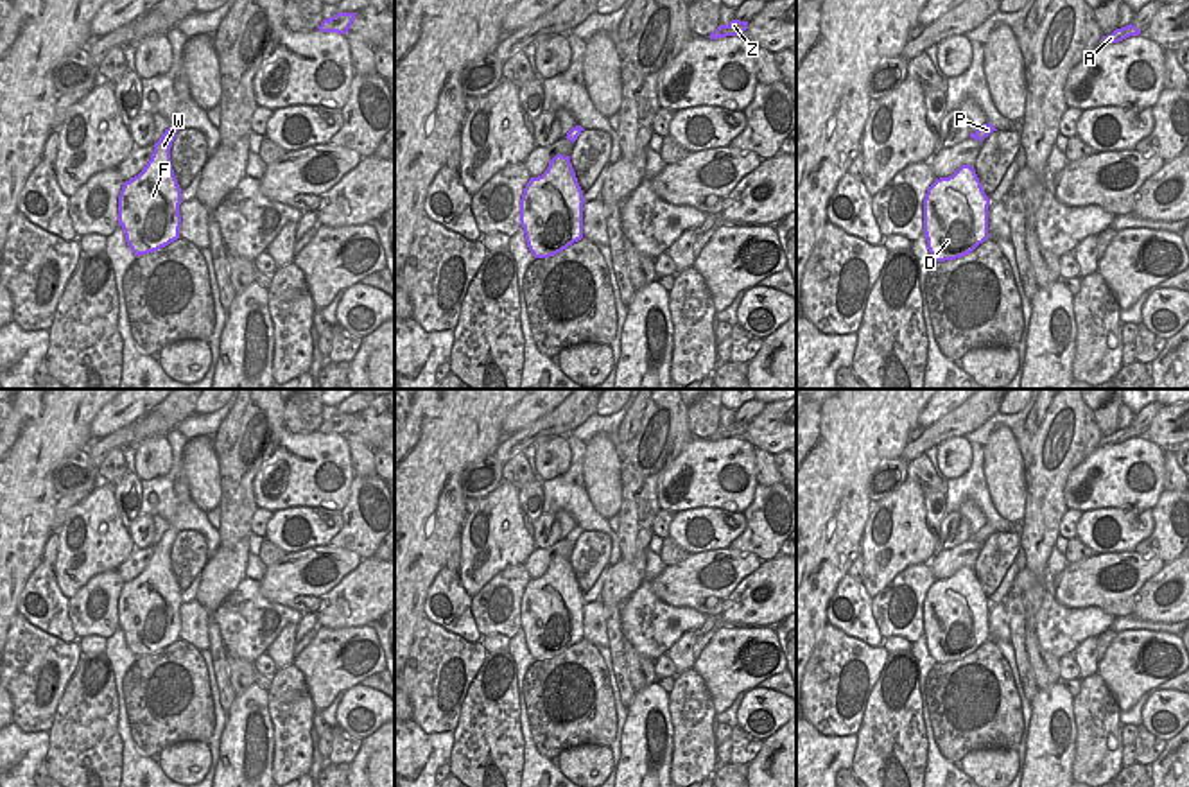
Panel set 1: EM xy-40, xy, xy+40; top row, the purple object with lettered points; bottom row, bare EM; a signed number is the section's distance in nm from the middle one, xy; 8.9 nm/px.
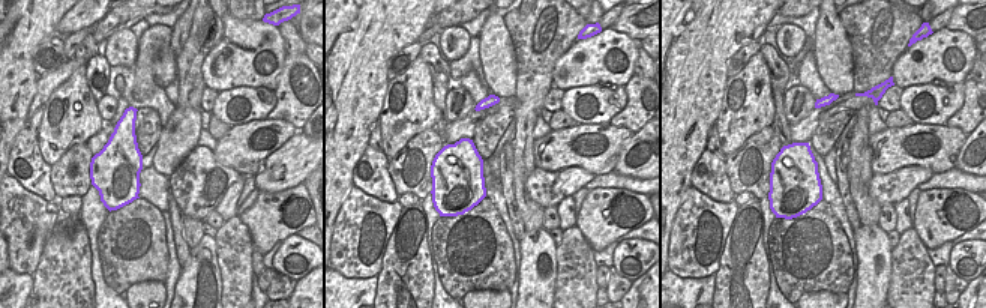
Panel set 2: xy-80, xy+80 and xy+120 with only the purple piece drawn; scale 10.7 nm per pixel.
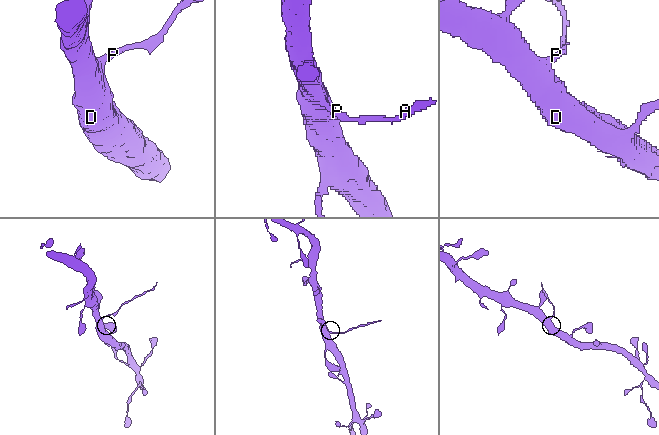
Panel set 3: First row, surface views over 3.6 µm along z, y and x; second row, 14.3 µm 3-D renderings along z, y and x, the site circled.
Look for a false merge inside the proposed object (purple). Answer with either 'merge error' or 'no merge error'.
merge error

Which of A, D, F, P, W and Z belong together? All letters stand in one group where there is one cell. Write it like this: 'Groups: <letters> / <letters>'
Groups: A P Z / D F W.

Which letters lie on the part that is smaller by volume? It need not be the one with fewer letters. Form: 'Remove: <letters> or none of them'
Remove: A, P, Z

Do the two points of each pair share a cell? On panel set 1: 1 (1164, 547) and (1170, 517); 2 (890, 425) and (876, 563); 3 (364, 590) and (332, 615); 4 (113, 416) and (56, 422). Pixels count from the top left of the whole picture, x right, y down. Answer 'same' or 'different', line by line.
1: same
2: different
3: same
4: different

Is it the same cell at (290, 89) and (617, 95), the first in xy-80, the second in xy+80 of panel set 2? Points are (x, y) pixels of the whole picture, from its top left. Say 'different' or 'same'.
different

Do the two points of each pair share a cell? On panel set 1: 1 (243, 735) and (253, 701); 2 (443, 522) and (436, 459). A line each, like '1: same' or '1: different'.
1: same
2: same

